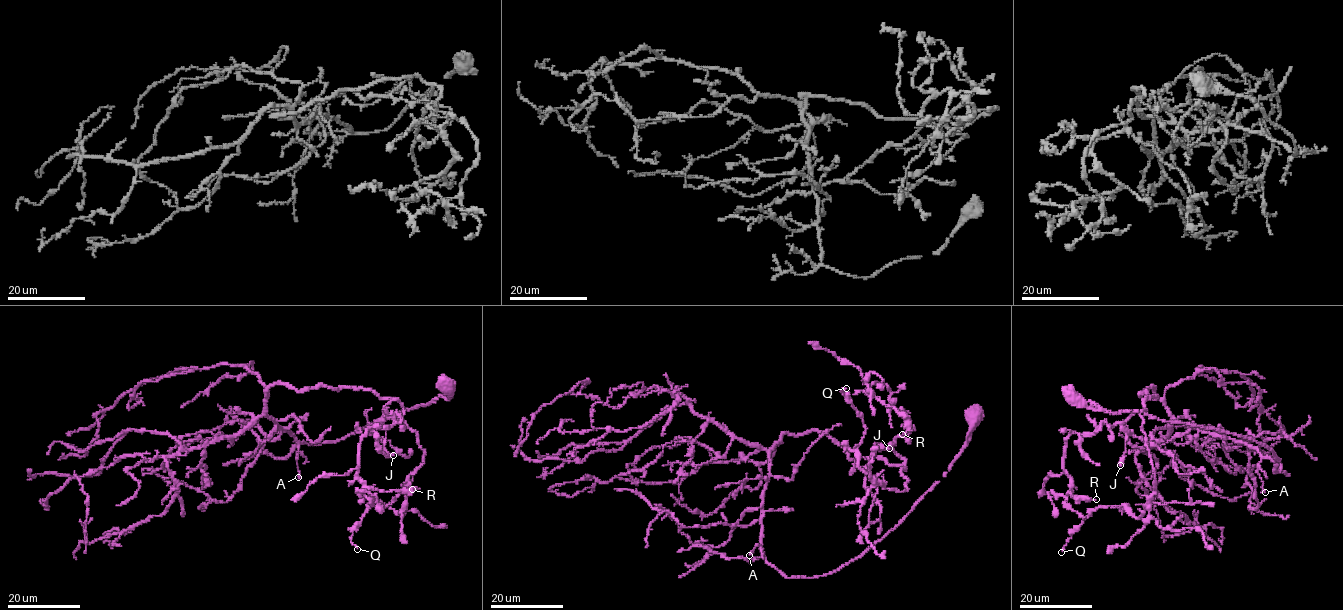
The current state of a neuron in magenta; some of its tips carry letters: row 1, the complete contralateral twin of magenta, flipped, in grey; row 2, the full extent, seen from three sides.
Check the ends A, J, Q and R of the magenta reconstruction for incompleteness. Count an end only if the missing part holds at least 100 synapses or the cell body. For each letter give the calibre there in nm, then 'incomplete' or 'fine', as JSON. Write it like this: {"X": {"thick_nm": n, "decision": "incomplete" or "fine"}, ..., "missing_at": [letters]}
{"A": {"thick_nm": 80, "decision": "fine"}, "J": {"thick_nm": 110, "decision": "fine"}, "Q": {"thick_nm": 120, "decision": "fine"}, "R": {"thick_nm": 240, "decision": "fine"}, "missing_at": []}

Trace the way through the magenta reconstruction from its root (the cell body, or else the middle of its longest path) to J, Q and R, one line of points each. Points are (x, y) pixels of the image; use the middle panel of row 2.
J: (975, 415), (858, 557), (813, 577), (771, 565), (783, 435), (902, 465), (889, 448)
Q: (975, 415), (884, 537), (784, 576), (761, 519), (785, 434), (904, 464), (907, 489), (858, 466), (846, 388)
R: (975, 415), (858, 557), (813, 577), (771, 565), (783, 435), (902, 465), (913, 430), (876, 383), (902, 434)

